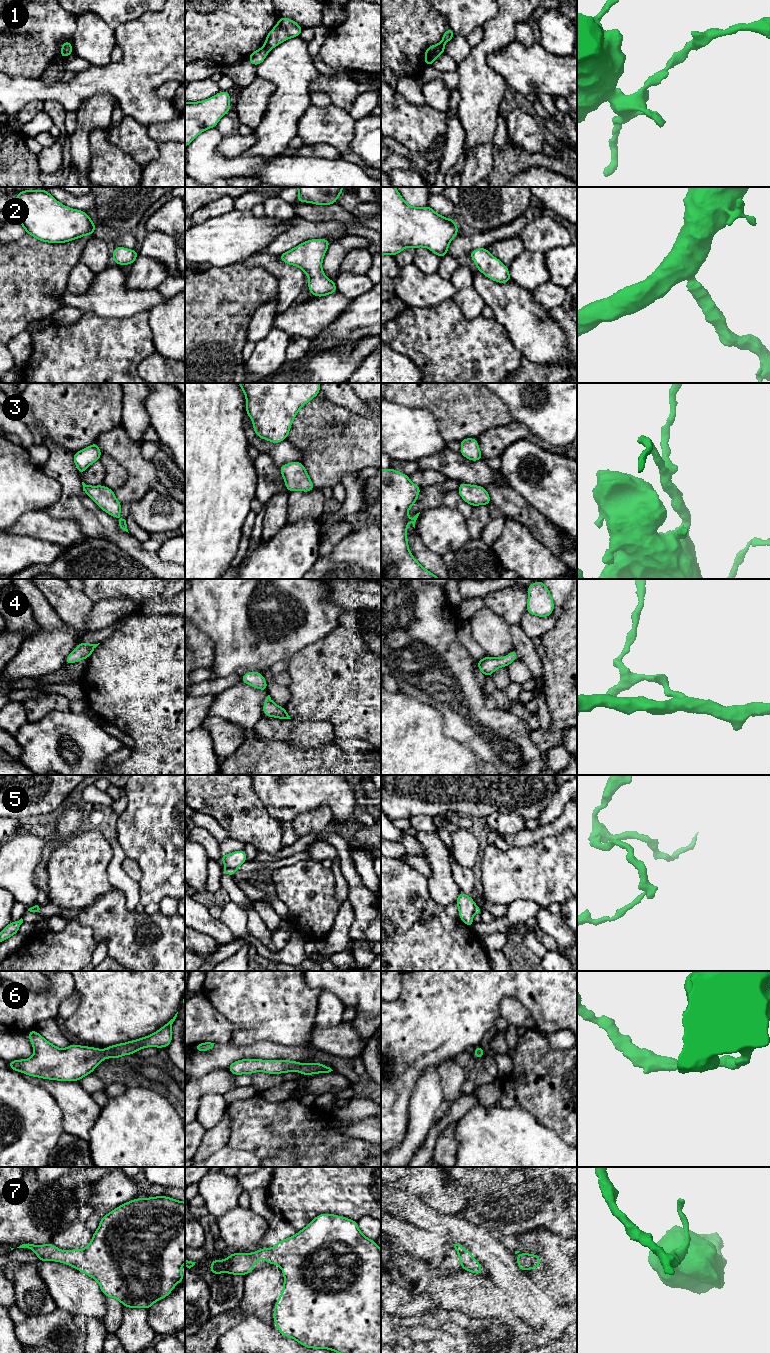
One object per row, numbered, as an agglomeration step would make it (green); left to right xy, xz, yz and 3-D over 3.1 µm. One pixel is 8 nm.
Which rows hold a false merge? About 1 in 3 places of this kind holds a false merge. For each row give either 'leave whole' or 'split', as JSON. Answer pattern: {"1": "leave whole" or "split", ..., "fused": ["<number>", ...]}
{"1": "split", "2": "leave whole", "3": "leave whole", "4": "leave whole", "5": "split", "6": "leave whole", "7": "leave whole", "fused": ["1", "5"]}

